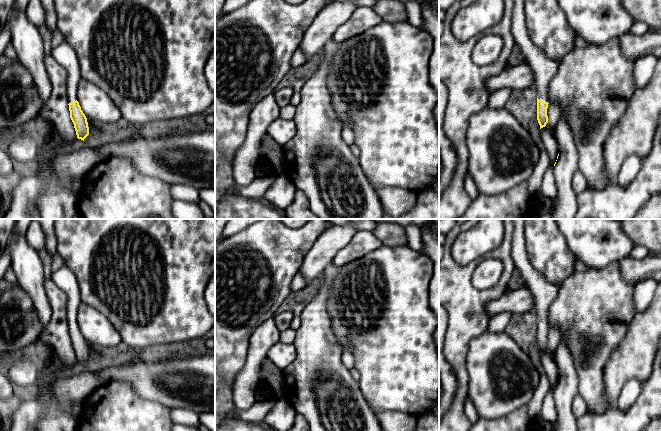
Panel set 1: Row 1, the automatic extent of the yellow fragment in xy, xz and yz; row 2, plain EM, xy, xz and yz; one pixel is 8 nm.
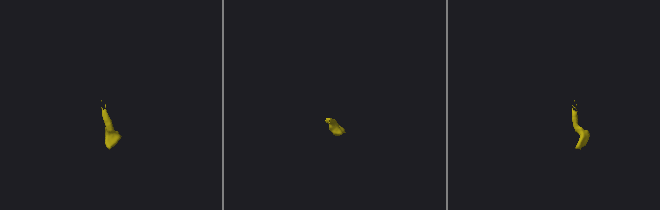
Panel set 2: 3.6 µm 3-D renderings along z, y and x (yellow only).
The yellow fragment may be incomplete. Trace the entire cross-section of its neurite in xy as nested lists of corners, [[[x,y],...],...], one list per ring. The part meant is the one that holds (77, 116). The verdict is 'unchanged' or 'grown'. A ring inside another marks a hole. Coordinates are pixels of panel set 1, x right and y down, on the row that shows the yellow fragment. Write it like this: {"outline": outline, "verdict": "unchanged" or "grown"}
{"outline": [[[66,41],[53,48],[51,55],[67,72],[67,95],[70,118],[74,124],[77,138],[84,141],[89,135],[89,127],[87,118],[77,101],[78,84],[82,79],[77,55]]], "verdict": "grown"}

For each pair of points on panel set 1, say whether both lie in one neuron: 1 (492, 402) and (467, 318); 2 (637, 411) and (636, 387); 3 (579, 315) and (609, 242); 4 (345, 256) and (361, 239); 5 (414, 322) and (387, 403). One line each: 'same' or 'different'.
1: different
2: different
3: different
4: same
5: same

